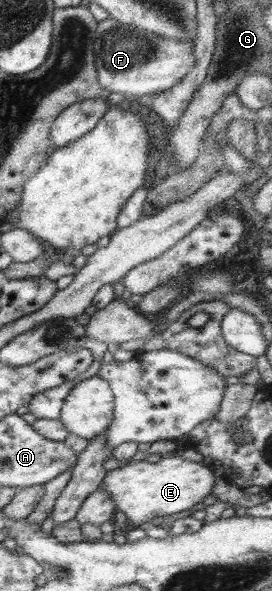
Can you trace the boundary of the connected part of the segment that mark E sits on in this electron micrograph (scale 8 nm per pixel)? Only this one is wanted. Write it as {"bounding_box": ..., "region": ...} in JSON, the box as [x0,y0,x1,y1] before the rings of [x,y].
{"bounding_box":[97,455,215,526],"region":[[[175,455],[150,463],[138,456],[131,459],[128,465],[106,472],[97,489],[108,493],[116,510],[122,511],[127,521],[139,526],[156,516],[176,517],[187,513],[188,508],[202,502],[204,496],[211,493],[215,480],[213,471],[202,462]]]}

